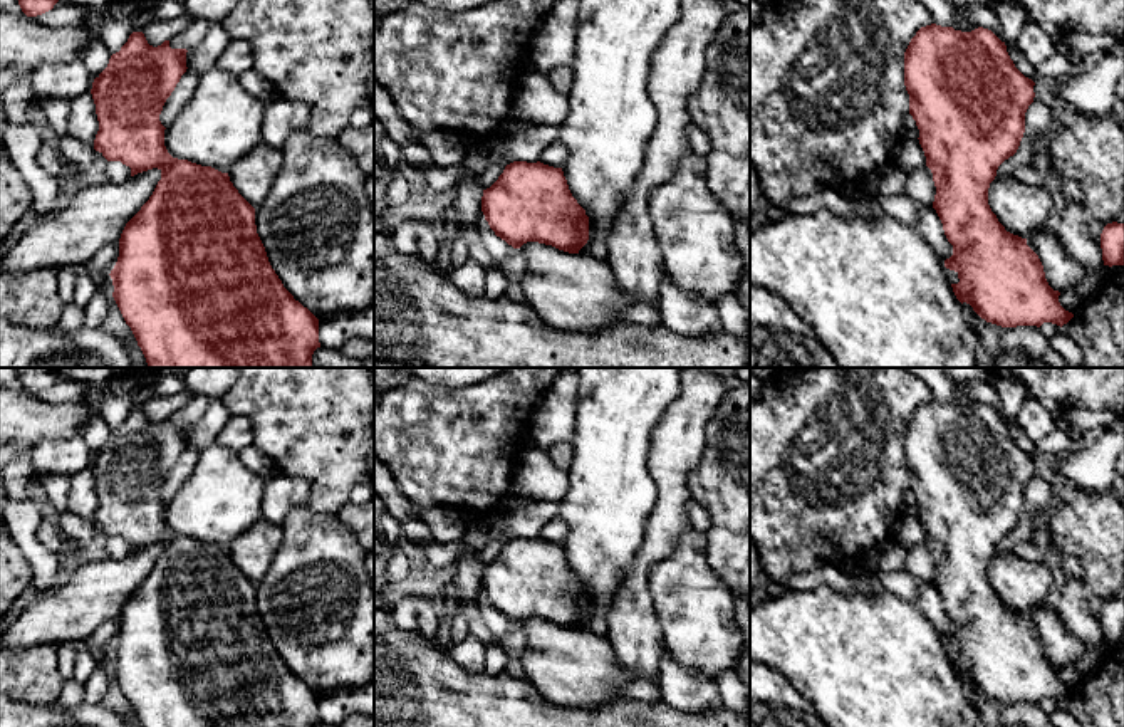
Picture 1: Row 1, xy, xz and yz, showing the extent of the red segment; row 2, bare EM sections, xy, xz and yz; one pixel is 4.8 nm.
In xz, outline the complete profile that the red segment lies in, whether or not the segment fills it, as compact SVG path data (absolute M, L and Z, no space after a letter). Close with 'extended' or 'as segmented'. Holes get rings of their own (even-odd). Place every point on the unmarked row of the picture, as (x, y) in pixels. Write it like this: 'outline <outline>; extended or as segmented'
outline M540 537L507 541L498 556L483 566L481 588L495 611L513 625L520 625L527 618L539 618L579 630L589 616L589 593L572 573L562 544Z; as segmented

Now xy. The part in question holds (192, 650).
outline M133 408L127 418L119 428L112 430L107 443L92 458L92 475L96 480L96 490L99 497L99 507L94 515L94 526L99 527L107 537L121 537L131 544L131 552L158 544L161 556L158 557L149 576L141 586L126 599L119 615L119 633L111 646L114 662L112 673L131 703L141 727L315 727L319 719L319 695L304 683L294 672L284 663L282 656L272 645L265 623L257 609L255 584L238 569L230 557L228 549L221 549L211 542L201 542L188 536L173 534L164 522L164 502L159 497L159 490L166 475L174 467L181 452L186 448L186 425L171 425L169 416L153 423L148 420L143 408Z; as segmented

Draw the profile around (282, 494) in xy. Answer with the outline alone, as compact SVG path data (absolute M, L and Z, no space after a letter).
M277 473L265 480L262 495L262 519L284 526L289 512L295 507L307 505L309 485L300 477Z

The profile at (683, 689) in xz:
M666 648L659 660L658 683L661 700L679 712L710 712L721 705L716 682L684 668Z

